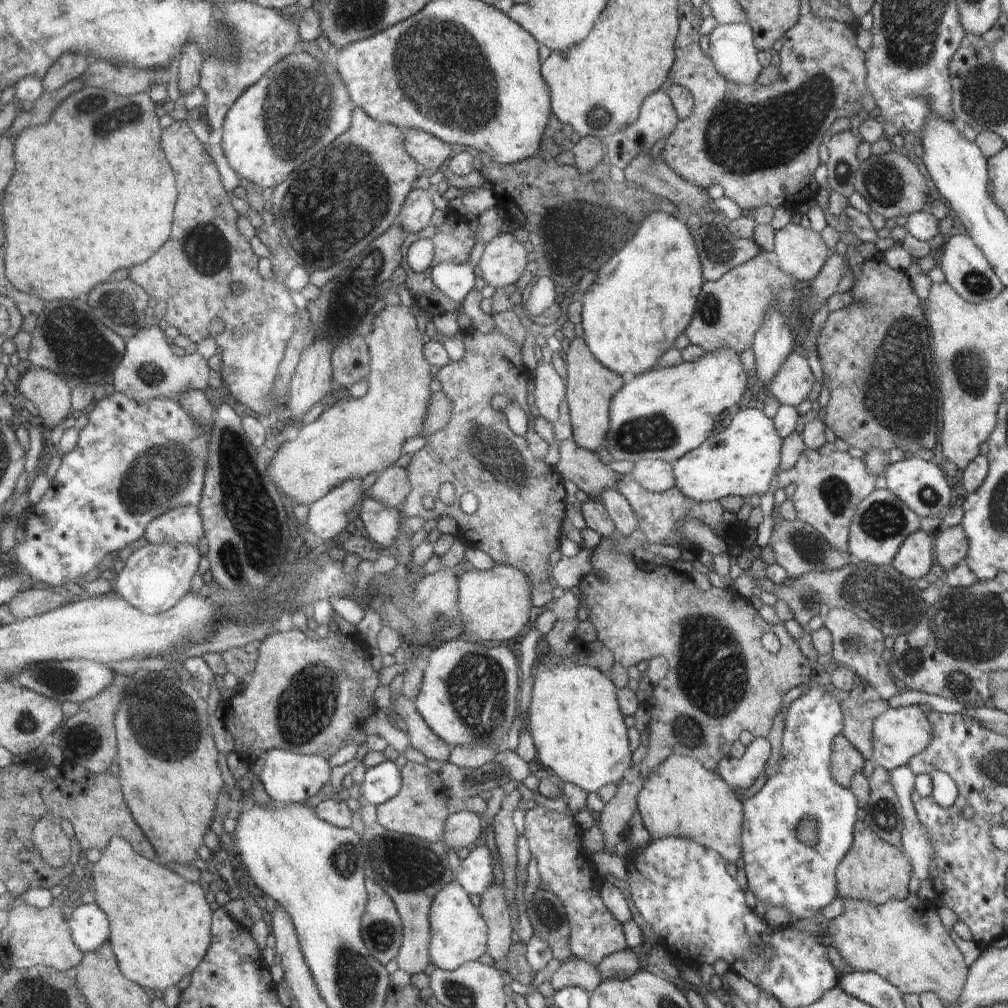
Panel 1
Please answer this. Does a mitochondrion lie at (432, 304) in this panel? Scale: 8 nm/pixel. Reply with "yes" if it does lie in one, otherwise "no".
no

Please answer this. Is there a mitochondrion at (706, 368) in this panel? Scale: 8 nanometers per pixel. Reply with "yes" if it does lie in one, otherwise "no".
no

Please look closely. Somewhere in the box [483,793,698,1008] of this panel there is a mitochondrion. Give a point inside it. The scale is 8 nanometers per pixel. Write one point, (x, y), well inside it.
(546, 914)

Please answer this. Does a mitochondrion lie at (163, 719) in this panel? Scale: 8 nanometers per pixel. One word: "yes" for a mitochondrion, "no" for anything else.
yes

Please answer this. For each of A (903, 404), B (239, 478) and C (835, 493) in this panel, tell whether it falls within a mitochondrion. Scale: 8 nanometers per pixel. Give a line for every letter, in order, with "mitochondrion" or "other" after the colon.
A: mitochondrion
B: mitochondrion
C: mitochondrion

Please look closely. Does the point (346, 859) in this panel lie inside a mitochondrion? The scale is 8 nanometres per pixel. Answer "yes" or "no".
yes

